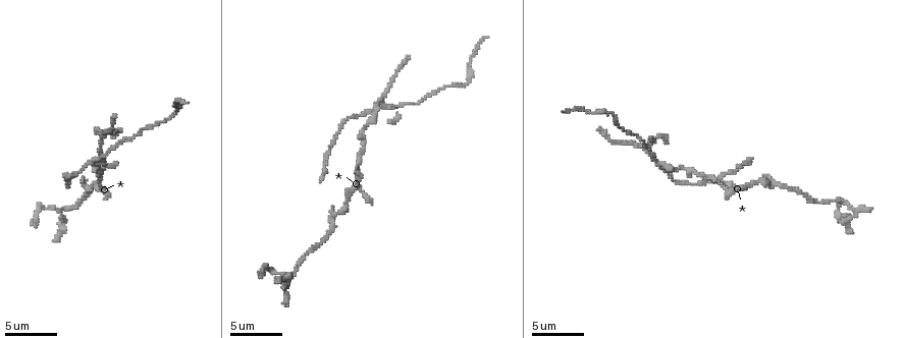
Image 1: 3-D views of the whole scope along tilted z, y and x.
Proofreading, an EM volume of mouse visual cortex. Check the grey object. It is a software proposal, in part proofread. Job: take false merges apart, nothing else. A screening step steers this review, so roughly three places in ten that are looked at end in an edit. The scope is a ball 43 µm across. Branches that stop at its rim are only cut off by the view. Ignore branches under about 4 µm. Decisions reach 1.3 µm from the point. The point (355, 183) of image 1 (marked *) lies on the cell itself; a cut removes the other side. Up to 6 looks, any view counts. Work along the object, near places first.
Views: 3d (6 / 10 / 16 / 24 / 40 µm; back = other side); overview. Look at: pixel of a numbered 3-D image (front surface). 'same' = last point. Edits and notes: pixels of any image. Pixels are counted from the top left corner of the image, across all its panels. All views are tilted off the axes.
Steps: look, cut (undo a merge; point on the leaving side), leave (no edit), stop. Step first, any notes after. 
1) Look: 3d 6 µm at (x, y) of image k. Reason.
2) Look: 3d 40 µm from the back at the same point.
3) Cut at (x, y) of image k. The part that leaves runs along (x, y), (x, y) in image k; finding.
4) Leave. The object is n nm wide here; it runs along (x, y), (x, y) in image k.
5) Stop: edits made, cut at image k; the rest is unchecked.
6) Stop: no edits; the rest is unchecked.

Look: 3d 10 µm at (72, 207) of image 1. Sudden change in width.

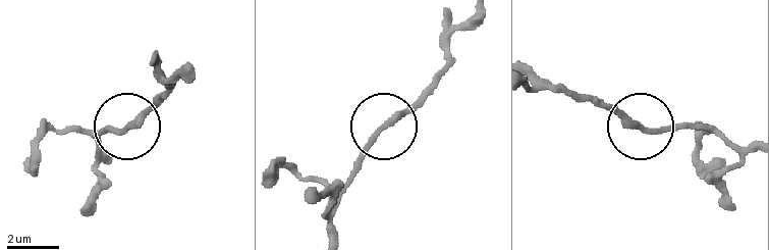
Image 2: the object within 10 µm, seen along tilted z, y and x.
Leave. The object is 230 nm wide here; it runs along (534, 87), (597, 96), (629, 120), (658, 131), (717, 128) in image 2; one cell here.

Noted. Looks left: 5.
Look: 3d 6 µm at (104, 154) of image 1. Four or more arms meet.

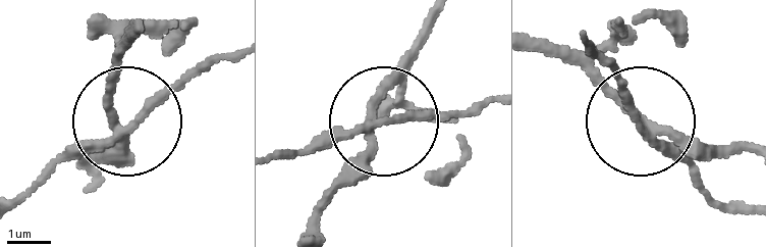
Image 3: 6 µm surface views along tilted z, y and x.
Look: 3d 6 µm from the back at (640, 126) of image 3.

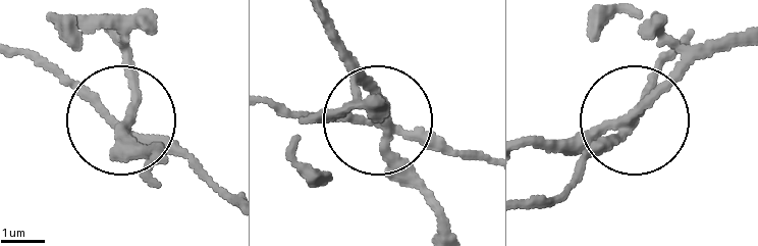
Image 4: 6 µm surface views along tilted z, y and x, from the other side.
Cut at (445, 153) of image 4. The part that leaves runs along (381, 129), (275, 104) in image 4; two cells meet here.

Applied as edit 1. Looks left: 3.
Stop: edits made, cut at image 4; the rest is unchecked.

